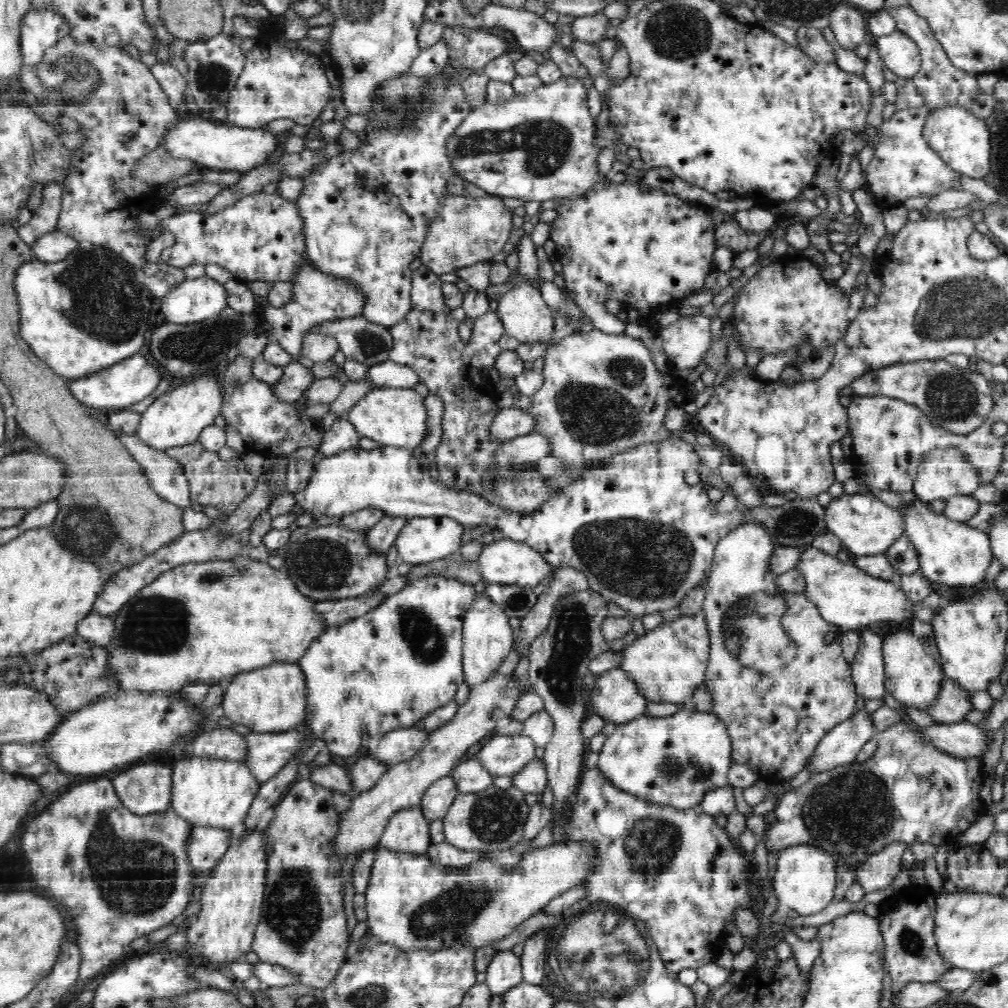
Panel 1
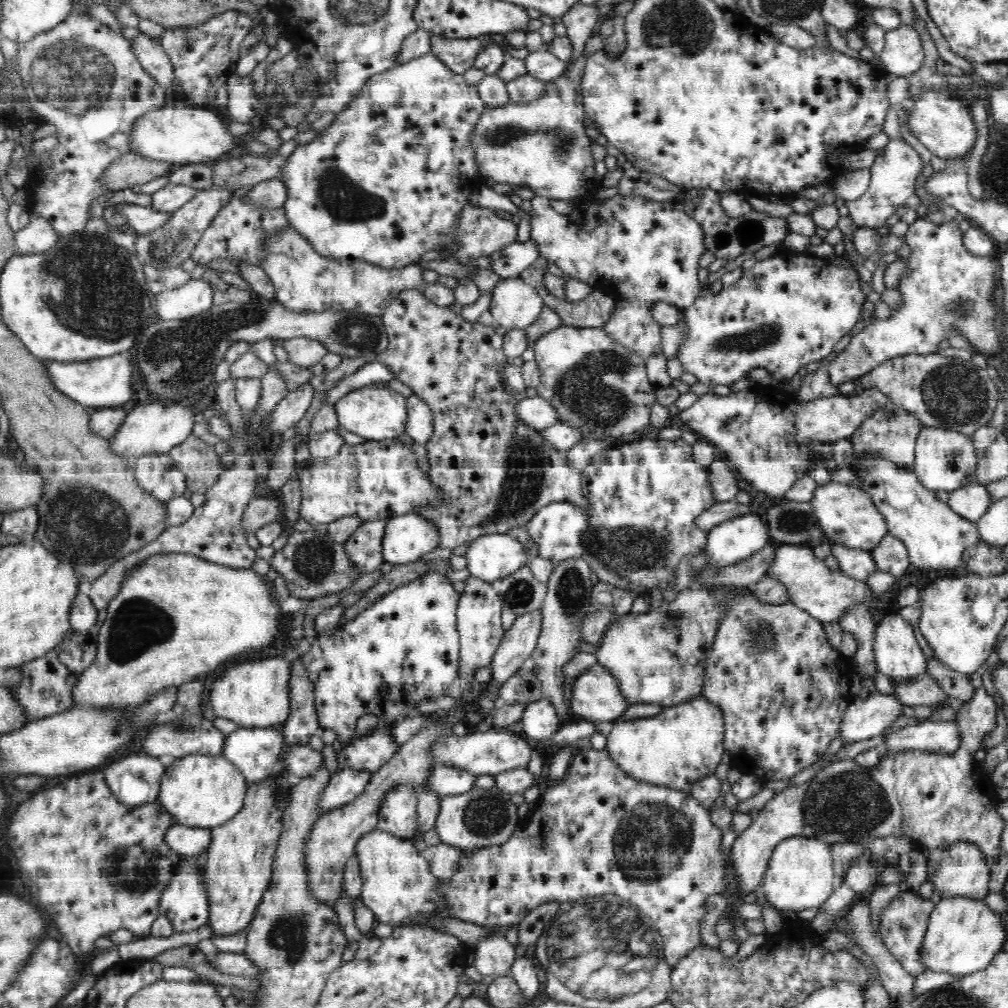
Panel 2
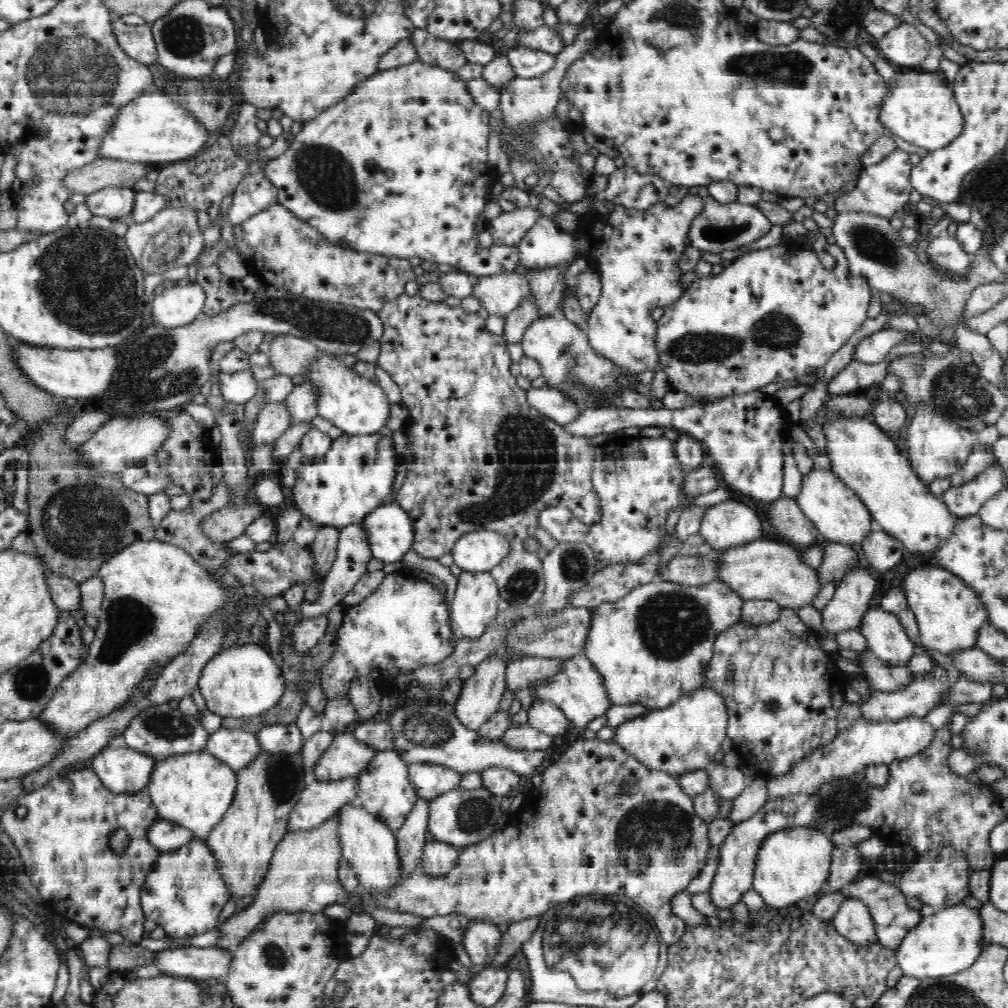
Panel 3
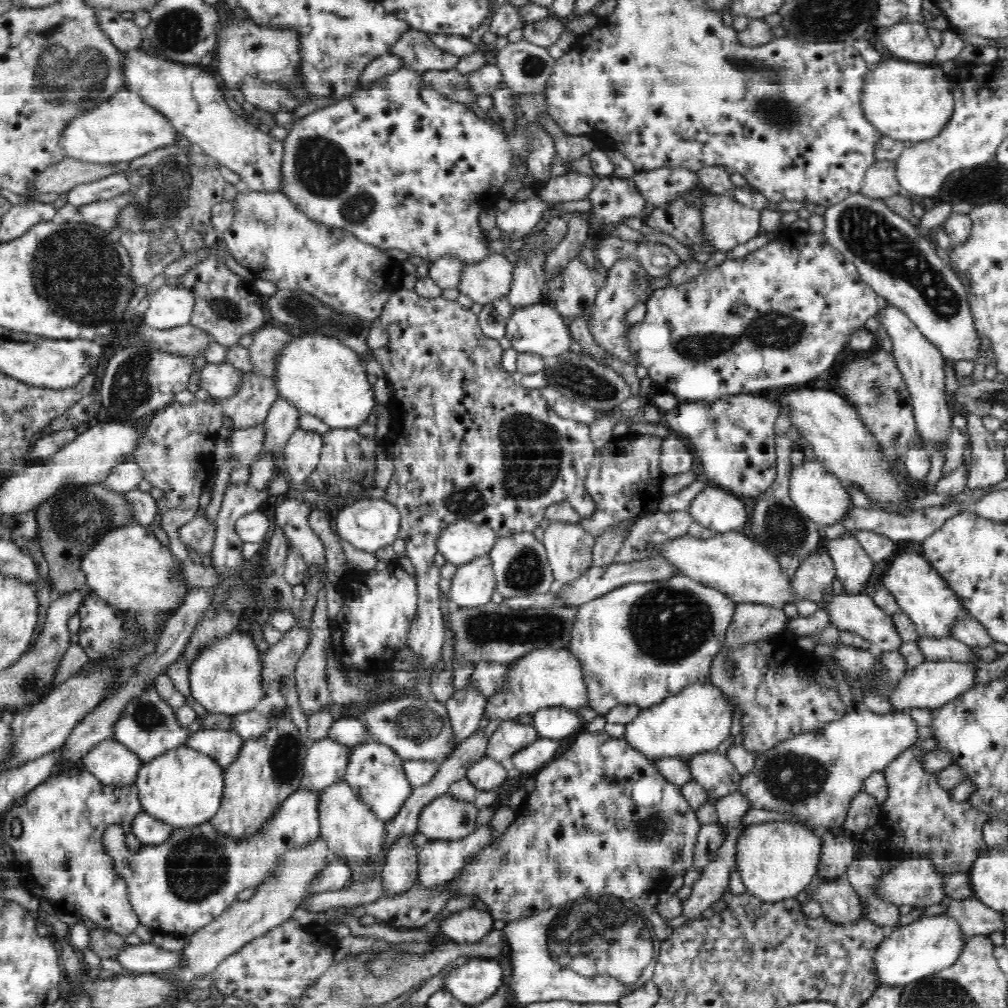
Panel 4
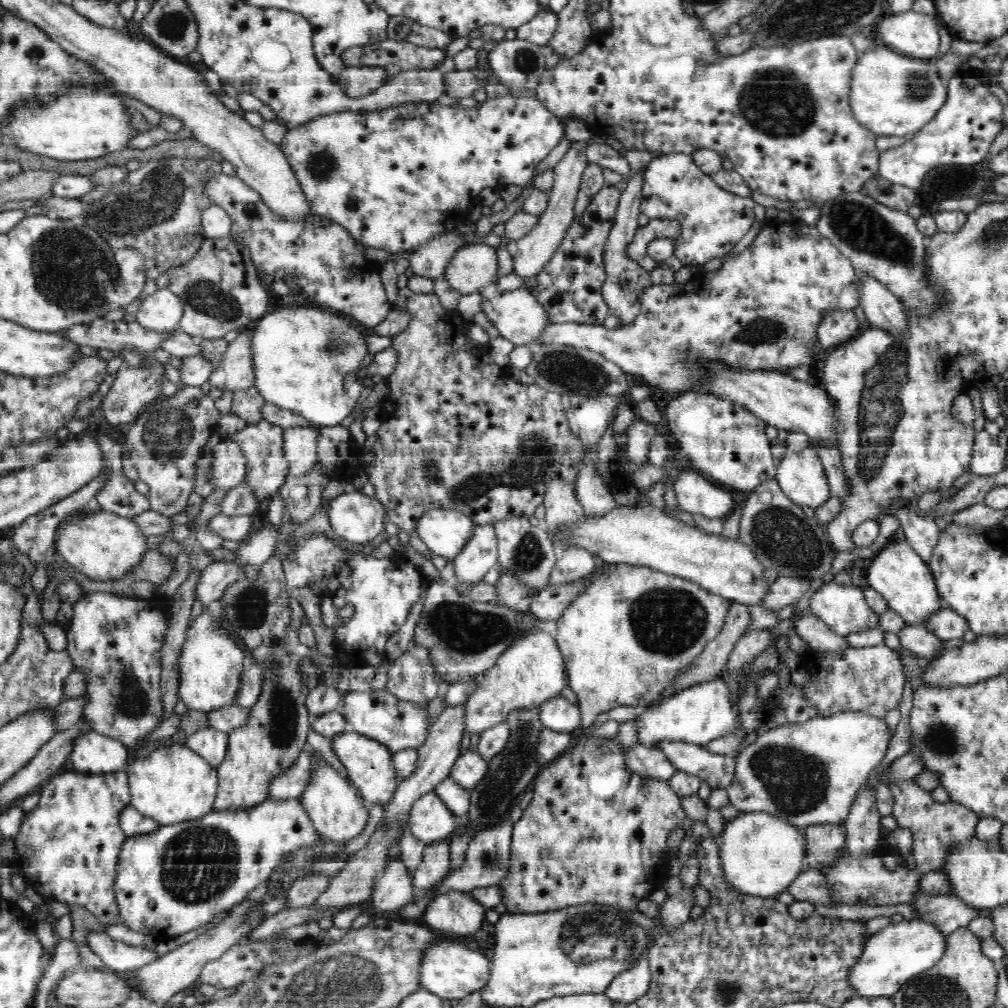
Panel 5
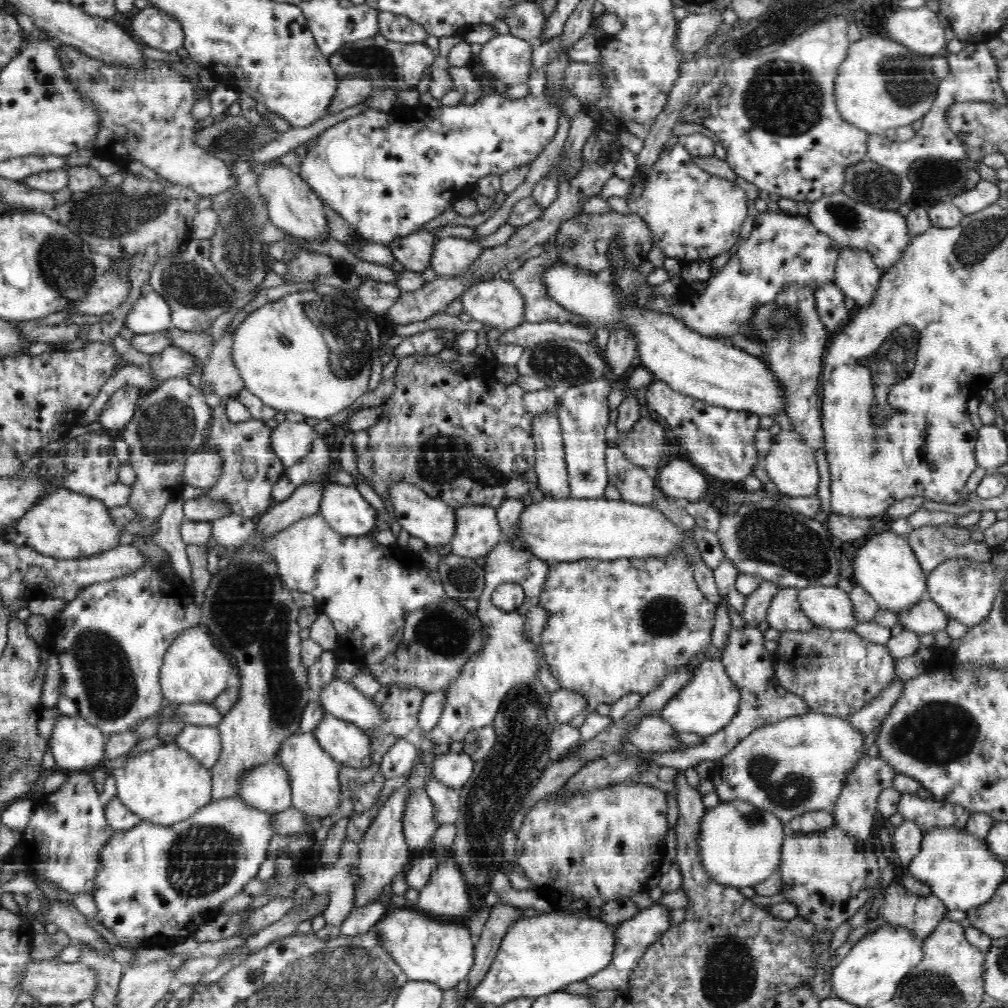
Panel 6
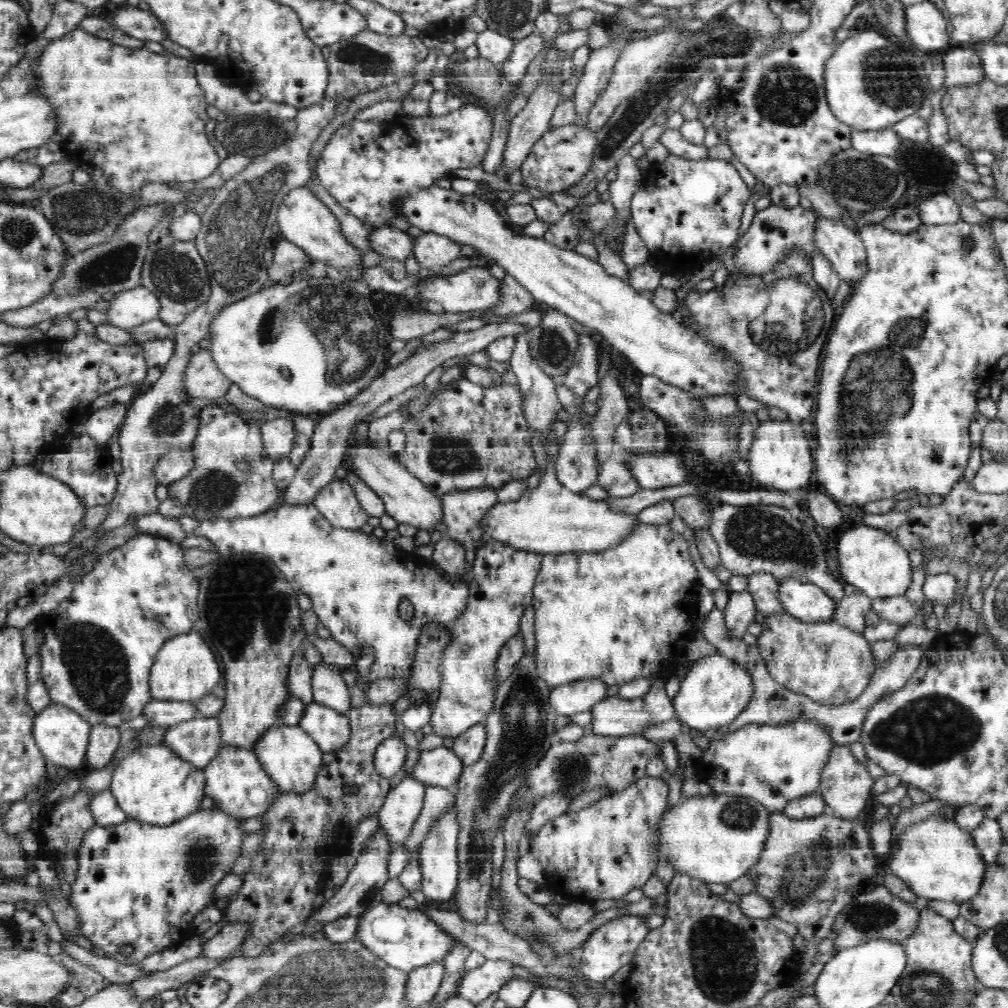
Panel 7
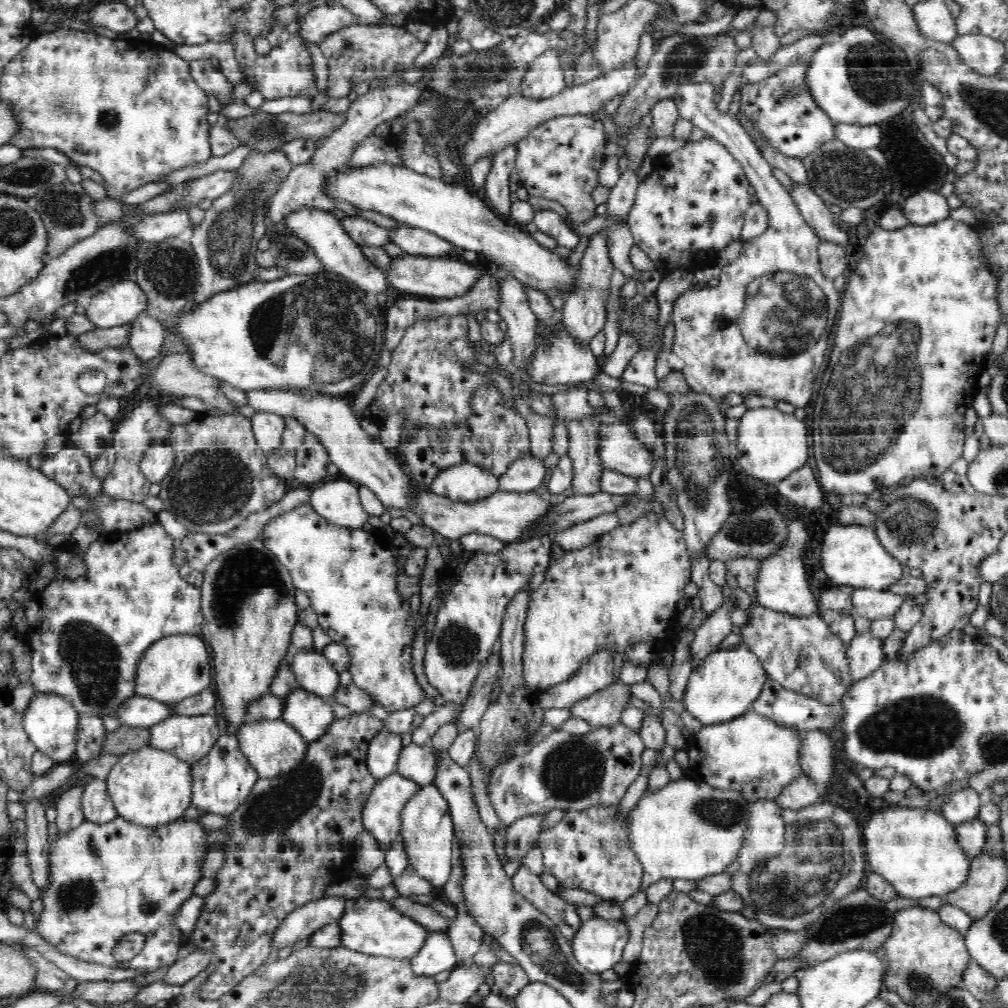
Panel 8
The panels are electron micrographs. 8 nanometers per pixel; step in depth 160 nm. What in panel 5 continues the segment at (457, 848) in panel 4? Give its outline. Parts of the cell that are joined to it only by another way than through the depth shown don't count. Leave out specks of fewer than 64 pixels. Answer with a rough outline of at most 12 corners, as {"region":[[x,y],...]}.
{"region":[[448,839],[426,846],[412,875],[416,890],[448,876]]}

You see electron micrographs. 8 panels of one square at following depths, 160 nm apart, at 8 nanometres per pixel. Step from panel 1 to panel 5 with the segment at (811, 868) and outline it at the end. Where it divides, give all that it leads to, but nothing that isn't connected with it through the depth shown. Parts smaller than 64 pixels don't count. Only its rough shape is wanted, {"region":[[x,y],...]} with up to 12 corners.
{"region":[[764,812],[726,821],[726,881],[784,892],[808,852],[803,828]]}

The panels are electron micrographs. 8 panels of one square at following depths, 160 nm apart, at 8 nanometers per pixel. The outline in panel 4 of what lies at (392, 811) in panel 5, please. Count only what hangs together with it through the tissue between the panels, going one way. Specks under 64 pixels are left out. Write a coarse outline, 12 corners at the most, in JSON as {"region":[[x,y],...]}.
{"region":[[469,684],[445,702],[458,744],[476,731],[487,697]]}

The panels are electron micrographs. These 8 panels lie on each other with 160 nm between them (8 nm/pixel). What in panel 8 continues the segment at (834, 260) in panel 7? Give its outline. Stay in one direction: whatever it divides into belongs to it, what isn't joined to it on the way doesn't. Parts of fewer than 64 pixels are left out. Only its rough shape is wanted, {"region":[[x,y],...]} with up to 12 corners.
{"region":[[796,181],[789,192],[819,242],[846,248],[847,226],[826,203]]}

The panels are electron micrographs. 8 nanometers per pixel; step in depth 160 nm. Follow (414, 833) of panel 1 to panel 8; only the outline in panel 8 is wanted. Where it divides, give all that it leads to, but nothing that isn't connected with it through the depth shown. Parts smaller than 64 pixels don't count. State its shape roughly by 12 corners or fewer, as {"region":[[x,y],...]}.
{"region":[[298,689],[281,719],[318,742],[336,722],[332,703]]}

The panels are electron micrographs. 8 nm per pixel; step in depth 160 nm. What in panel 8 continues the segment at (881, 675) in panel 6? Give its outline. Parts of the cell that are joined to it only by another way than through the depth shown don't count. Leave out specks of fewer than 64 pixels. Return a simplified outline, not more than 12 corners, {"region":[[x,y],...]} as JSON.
{"region":[[754,604],[743,644],[769,678],[822,704],[855,682],[821,616]]}

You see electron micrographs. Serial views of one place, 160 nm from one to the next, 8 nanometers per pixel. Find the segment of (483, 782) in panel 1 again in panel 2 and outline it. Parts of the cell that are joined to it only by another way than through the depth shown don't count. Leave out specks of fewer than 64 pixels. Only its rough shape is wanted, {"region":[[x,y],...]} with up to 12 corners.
{"region":[[437,765],[428,782],[441,797],[474,787],[467,770]]}

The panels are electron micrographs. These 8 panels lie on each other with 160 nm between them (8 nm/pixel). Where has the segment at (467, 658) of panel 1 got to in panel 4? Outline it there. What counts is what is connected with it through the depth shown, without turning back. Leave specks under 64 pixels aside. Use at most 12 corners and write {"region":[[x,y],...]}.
{"region":[[485,554],[457,565],[448,597],[459,610],[485,607],[496,583]]}

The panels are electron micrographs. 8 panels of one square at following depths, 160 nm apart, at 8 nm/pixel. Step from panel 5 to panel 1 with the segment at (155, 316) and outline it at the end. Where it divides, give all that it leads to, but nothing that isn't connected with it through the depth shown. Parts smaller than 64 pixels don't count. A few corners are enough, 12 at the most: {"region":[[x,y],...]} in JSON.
{"region":[[186,279],[160,299],[166,322],[194,324],[228,307],[223,284]]}

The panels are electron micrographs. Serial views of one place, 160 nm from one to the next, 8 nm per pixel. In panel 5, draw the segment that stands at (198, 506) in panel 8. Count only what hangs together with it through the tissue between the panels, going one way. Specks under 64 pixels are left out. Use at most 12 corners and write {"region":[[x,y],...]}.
{"region":[[262,419],[227,436],[246,459],[258,502],[287,479],[281,425]]}

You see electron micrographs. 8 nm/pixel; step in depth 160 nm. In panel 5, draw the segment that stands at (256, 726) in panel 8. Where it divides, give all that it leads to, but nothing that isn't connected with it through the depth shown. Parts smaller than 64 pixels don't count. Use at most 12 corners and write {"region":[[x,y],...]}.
{"region":[[324,761],[299,798],[317,832],[344,844],[360,835],[369,807]]}

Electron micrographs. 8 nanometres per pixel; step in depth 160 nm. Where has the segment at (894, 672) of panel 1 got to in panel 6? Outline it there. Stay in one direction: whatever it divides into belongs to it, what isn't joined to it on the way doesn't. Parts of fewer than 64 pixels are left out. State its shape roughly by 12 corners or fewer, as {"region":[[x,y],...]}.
{"region":[[837,586],[799,589],[798,605],[816,627],[858,624]]}

